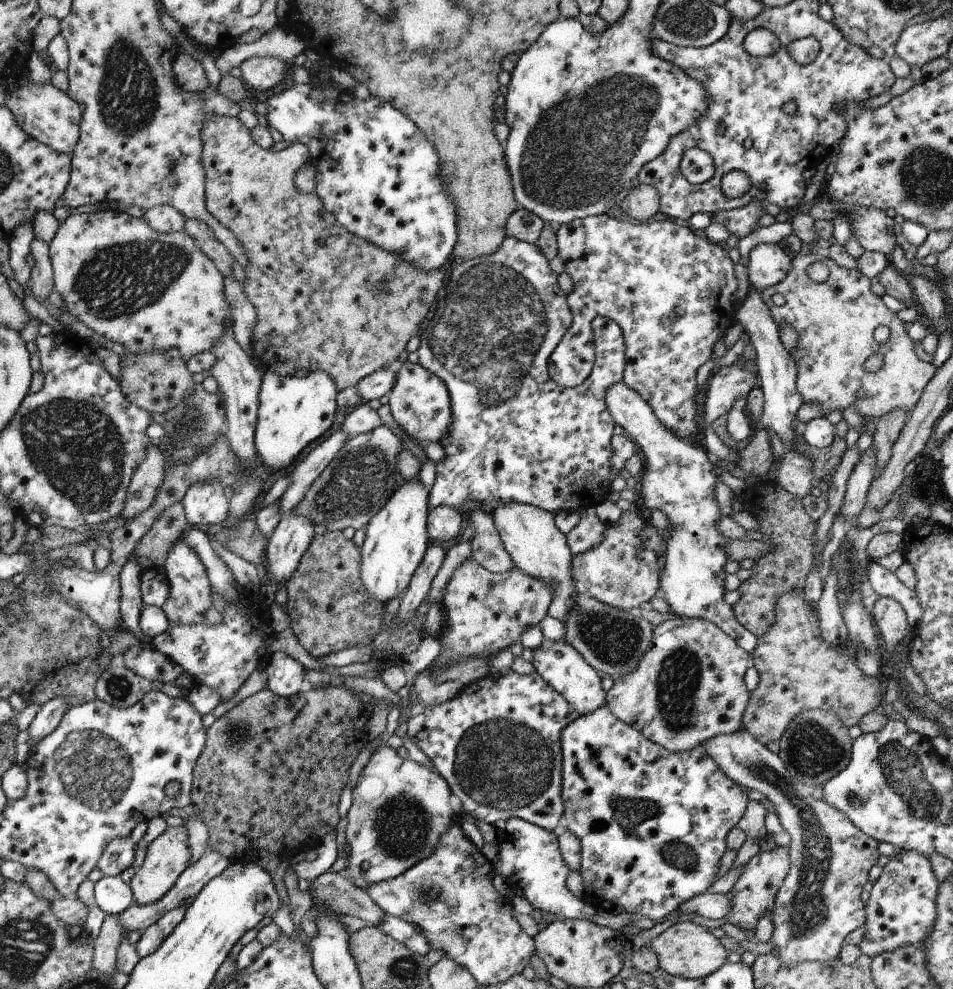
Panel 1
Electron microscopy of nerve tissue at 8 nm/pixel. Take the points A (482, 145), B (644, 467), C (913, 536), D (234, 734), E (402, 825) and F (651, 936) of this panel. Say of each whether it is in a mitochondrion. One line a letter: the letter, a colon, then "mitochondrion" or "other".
A: other
B: other
C: other
D: mitochondrion
E: mitochondrion
F: other

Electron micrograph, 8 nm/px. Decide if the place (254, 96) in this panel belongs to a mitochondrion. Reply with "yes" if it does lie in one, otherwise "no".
no

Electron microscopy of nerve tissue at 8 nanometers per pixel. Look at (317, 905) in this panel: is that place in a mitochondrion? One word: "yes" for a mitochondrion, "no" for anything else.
no

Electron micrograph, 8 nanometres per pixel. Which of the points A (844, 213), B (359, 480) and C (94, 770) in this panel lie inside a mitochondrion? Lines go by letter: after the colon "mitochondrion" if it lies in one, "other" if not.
A: other
B: mitochondrion
C: mitochondrion

